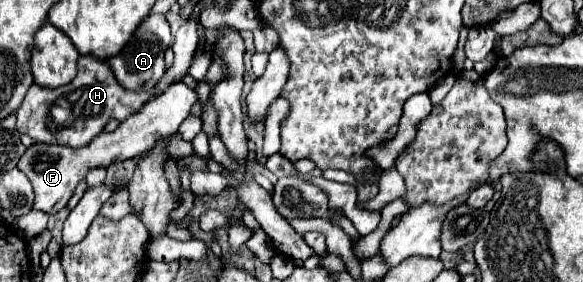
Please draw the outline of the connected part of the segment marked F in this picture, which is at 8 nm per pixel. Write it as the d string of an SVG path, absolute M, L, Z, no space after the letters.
M174 83L166 93L150 101L140 113L134 113L132 117L122 121L114 133L102 133L100 137L96 137L96 141L92 141L92 145L86 145L84 149L68 149L62 145L44 145L44 143L30 145L18 161L18 169L24 171L24 175L32 183L34 189L32 209L44 211L48 215L56 215L60 209L66 207L76 185L86 177L90 169L108 167L112 163L138 157L144 151L148 151L152 143L158 141L160 137L174 135L180 123L190 115L190 107L196 101L198 97L194 89L186 87L184 83Z

